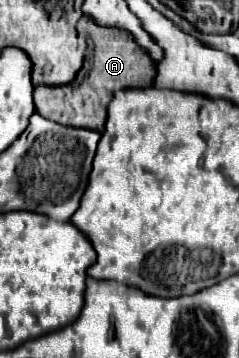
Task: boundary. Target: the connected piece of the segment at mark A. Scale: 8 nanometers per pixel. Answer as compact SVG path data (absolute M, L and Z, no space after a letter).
M82 17L78 21L78 31L86 35L88 41L94 43L94 55L92 55L92 67L88 75L80 83L70 83L62 87L46 87L40 85L34 89L34 105L36 111L54 123L66 125L66 127L82 127L102 133L104 121L106 121L106 107L112 99L112 93L116 89L146 89L152 87L154 81L154 61L134 45L134 39L128 33L122 33L120 29L104 29L100 31L98 25L94 25L88 17Z

